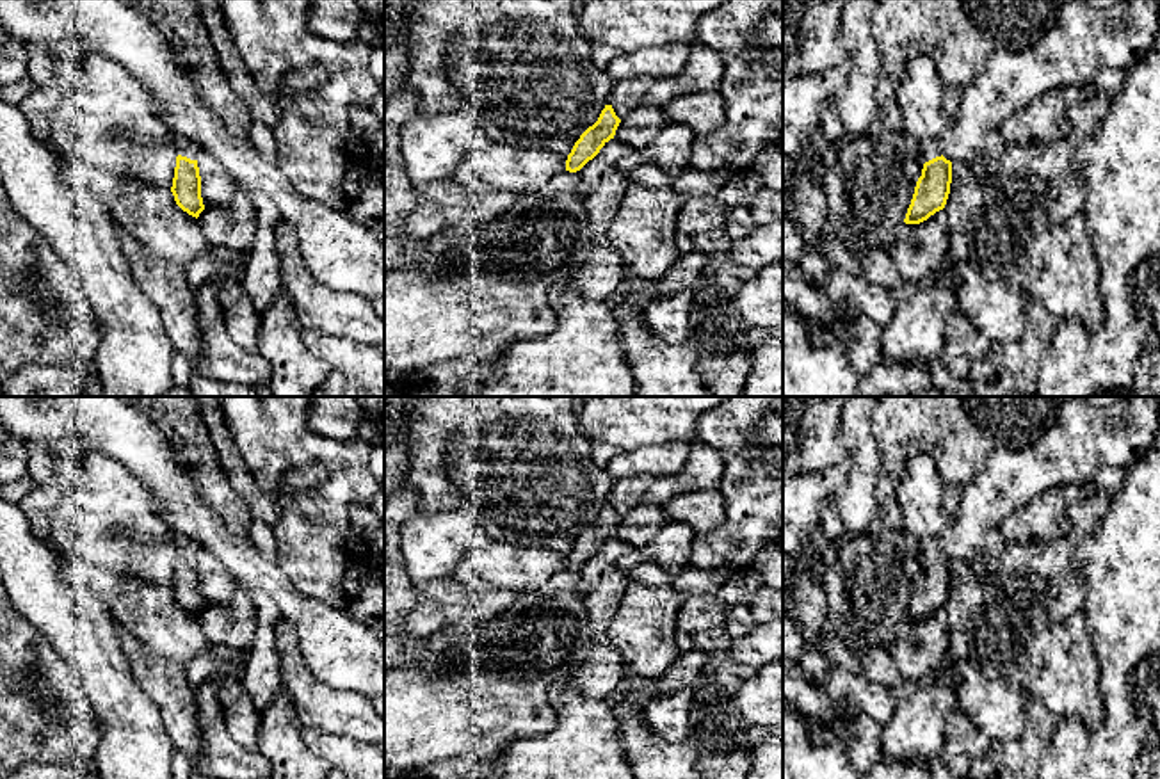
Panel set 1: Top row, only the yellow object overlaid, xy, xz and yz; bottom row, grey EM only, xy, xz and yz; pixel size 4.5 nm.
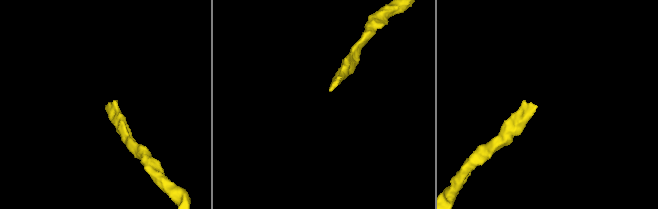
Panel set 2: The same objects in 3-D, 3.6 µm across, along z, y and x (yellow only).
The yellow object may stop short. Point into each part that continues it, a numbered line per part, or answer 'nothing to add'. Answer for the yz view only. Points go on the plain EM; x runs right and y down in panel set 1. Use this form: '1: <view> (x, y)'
1: yz (1082, 438)

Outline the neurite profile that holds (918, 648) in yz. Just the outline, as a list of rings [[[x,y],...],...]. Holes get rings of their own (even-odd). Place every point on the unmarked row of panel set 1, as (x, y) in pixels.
[[[943,608],[920,622],[902,622],[890,655],[906,685],[948,662],[950,624]]]

